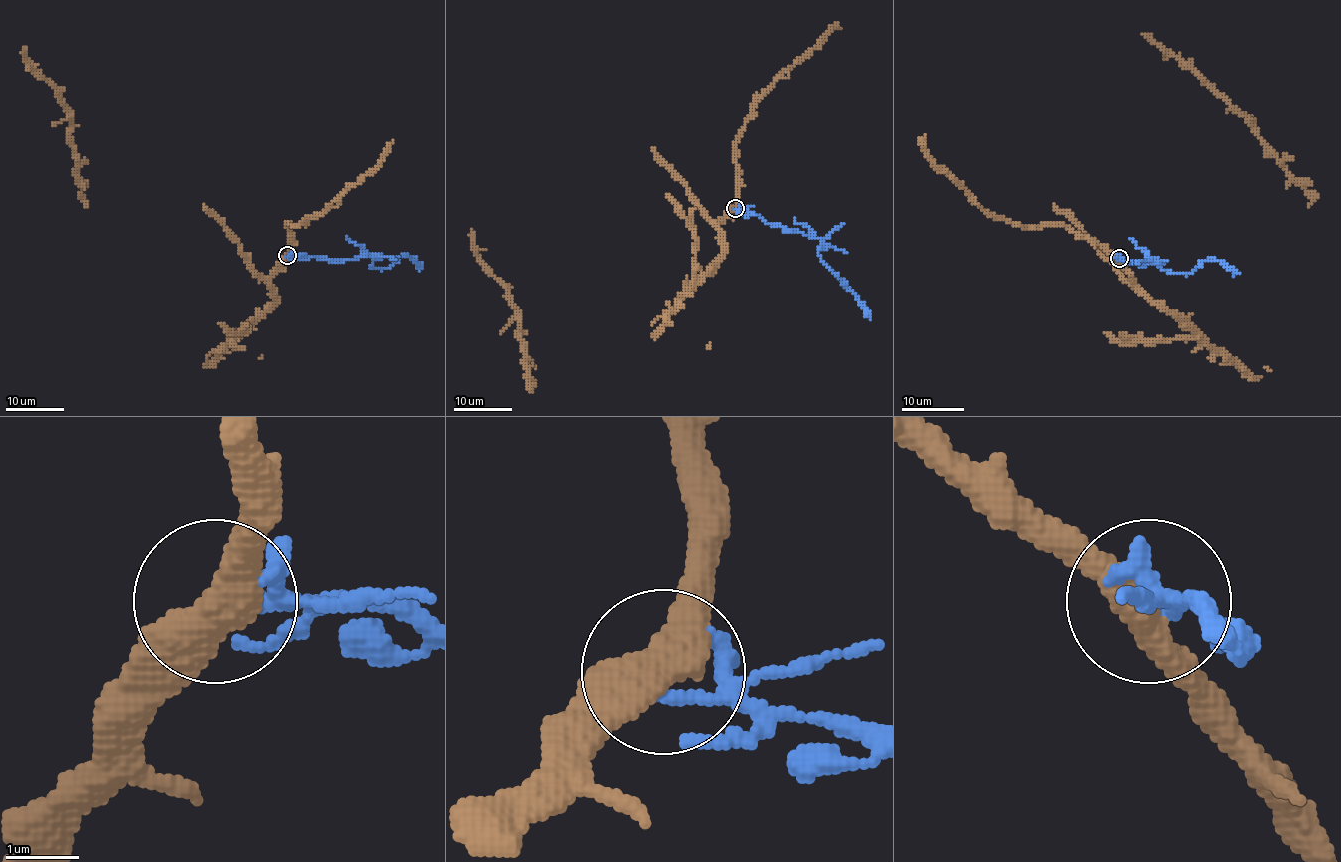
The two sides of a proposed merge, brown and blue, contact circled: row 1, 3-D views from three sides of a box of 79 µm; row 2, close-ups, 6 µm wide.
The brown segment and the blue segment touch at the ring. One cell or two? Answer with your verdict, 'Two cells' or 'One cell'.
Two cells

